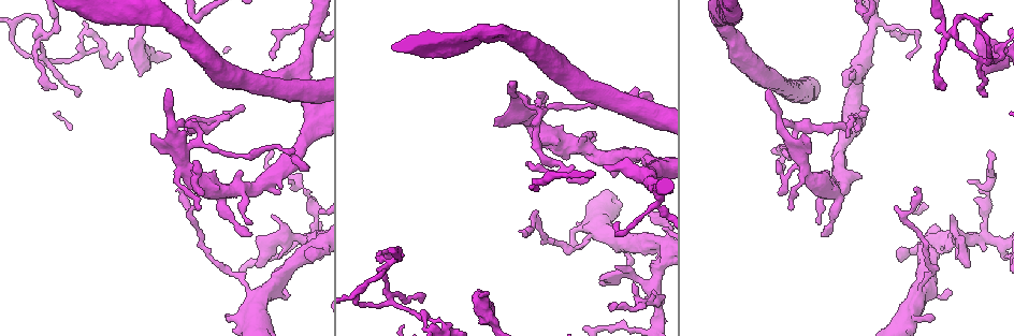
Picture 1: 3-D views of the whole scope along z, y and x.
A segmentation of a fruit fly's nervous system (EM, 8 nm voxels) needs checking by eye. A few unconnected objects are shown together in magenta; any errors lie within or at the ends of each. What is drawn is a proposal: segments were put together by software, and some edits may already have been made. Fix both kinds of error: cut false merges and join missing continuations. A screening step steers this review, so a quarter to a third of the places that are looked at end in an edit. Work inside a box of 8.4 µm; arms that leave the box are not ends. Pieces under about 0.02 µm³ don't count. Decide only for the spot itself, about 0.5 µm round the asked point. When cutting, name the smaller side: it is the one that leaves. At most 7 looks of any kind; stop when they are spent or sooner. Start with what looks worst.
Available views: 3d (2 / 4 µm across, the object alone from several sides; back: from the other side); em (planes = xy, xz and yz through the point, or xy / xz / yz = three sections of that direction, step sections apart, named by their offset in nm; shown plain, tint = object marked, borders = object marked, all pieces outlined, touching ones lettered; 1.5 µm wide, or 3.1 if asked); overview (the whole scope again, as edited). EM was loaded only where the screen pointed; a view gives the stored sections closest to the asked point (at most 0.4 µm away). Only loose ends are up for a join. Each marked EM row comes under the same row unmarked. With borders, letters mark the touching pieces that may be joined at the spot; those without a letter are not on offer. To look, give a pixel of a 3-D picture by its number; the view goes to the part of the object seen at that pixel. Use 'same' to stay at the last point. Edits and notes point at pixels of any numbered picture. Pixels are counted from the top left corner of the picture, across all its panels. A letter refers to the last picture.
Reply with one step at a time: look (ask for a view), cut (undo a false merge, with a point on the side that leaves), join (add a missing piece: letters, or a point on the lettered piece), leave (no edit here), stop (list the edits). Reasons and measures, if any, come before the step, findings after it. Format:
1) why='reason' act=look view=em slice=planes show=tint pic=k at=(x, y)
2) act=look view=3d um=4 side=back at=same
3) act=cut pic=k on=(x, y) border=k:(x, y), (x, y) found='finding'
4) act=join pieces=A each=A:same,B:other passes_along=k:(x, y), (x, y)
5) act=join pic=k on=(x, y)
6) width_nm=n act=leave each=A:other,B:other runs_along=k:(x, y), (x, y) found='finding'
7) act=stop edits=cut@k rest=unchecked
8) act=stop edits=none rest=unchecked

why='branch stops here' act=look view=em slice=planes show=borders pic=1 at=(140, 74)

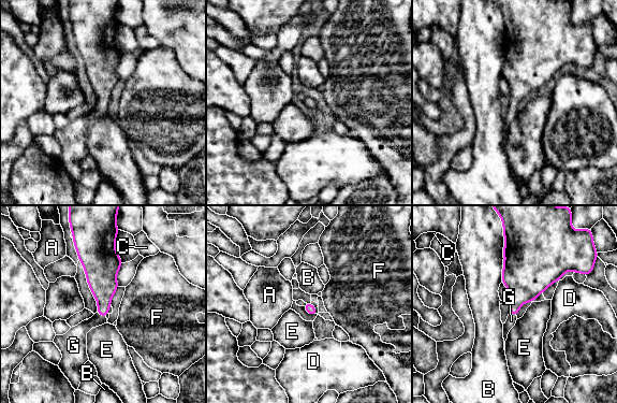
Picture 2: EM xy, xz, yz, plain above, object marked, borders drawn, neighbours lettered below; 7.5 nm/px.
act=join pieces=G each=A:other,B:other,C:other,D:other,E:other,F:other,G:same passes_along=2:(102, 282), (101, 315), (76, 337) found='the neuron continues'

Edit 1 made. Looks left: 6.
act=look view=overview

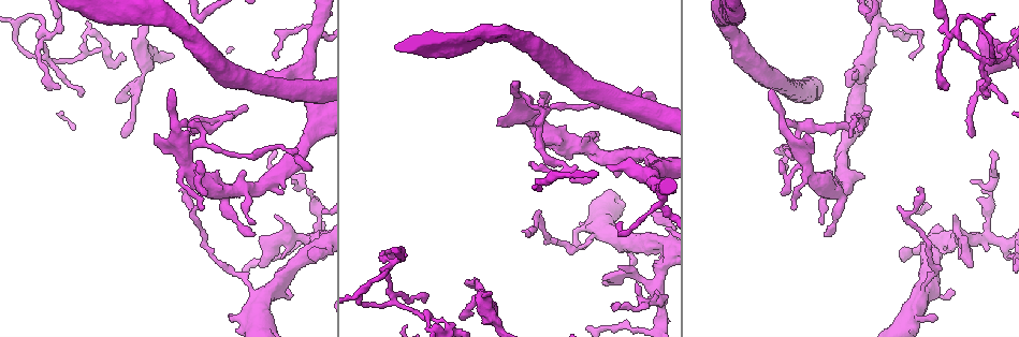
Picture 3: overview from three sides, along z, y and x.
why='a fork' act=look view=3d um=4 side=back pic=3 at=(572, 146)

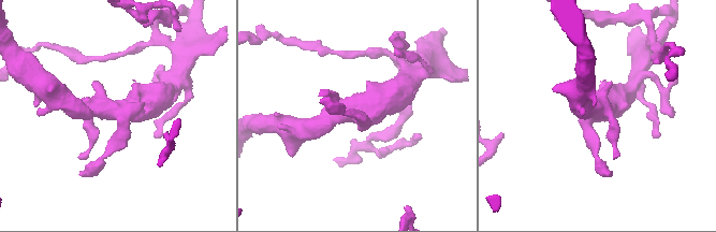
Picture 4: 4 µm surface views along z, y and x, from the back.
act=look view=em slice=planes show=borders pic=4 at=(602, 109)

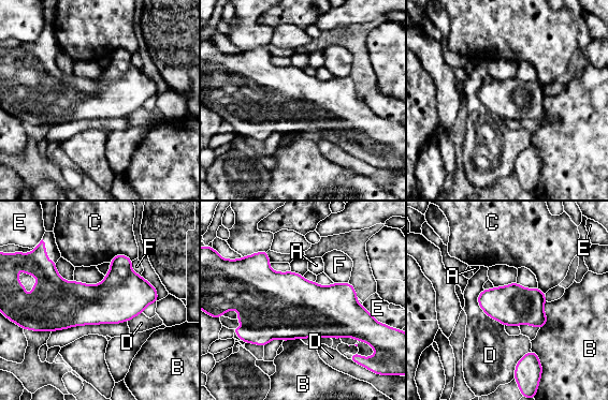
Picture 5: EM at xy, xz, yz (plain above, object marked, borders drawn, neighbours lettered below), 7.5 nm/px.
act=leave each=A:other,B:other,C:other,D:other,E:other,F:other found='continuous, no second neuron'

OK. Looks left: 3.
why='thin end' act=look view=3d um=4 pic=3 at=(310, 167)

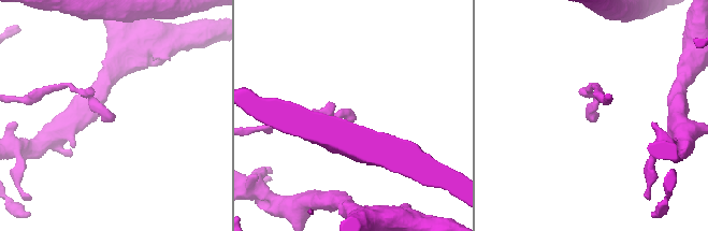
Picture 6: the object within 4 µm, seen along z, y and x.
why='now the EM' act=look view=em slice=planes show=tint pic=6 at=(356, 118)

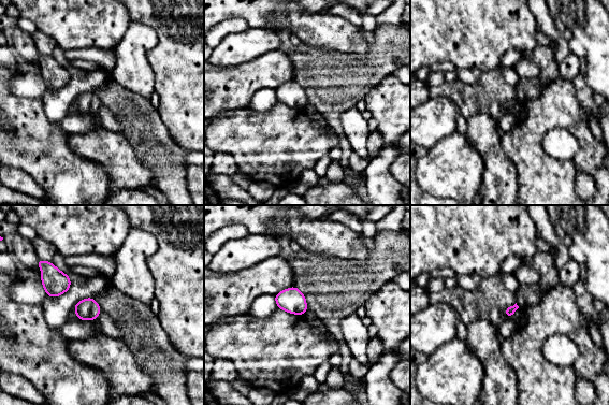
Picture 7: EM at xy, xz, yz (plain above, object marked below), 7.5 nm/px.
why='see the neighbours' act=look view=em slice=planes show=borders at=same

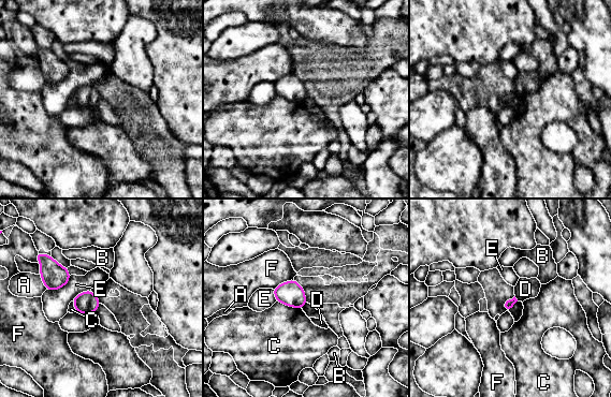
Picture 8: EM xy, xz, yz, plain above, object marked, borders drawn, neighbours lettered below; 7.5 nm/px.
width_nm=70 act=leave each=A:other,B:other,C:other,D:other,E:other,F:other found='none of them fits'

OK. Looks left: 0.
act=stop edits=join@2 rest=unchecked

